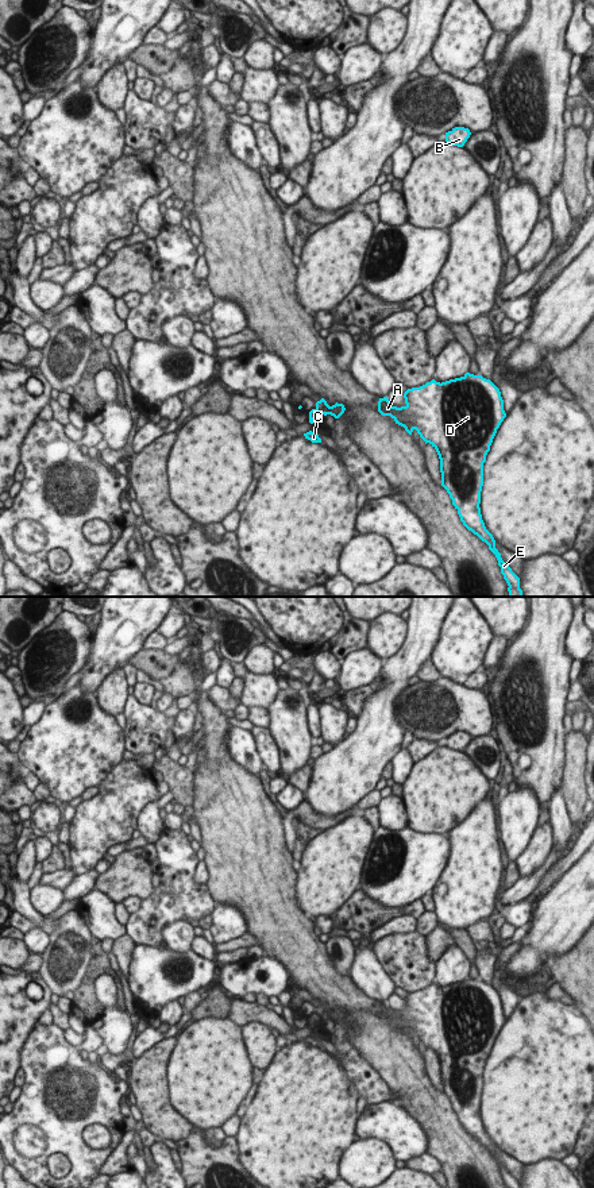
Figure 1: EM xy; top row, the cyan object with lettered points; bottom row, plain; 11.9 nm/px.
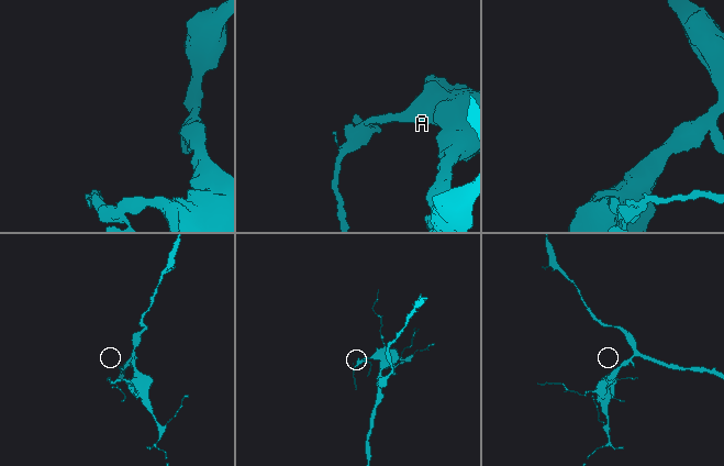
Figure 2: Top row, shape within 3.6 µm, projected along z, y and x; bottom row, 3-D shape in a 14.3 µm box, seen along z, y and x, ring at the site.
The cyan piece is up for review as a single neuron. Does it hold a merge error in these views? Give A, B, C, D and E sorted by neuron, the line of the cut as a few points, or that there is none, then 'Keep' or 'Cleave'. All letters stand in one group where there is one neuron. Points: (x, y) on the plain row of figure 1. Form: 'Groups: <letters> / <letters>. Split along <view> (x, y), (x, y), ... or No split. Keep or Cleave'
Groups: A B D E / C. Split along xy (315, 1014), (319, 1018). Cleave

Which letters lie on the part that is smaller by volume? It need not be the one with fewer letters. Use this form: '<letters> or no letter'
C

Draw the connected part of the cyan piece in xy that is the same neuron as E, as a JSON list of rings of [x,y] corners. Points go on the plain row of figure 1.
[[[466,977],[460,983],[446,987],[432,984],[420,992],[404,998],[405,1011],[392,1011],[387,1002],[379,1003],[378,1017],[390,1021],[396,1029],[412,1040],[416,1034],[420,1042],[429,1048],[440,1064],[441,1091],[450,1099],[463,1130],[489,1150],[495,1160],[506,1188],[520,1188],[520,1183],[501,1162],[493,1139],[486,1134],[481,1119],[481,1096],[483,1091],[483,1068],[493,1044],[506,1022],[500,994],[482,980]]]

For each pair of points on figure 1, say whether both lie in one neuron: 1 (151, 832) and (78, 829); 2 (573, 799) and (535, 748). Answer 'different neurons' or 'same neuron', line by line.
1: different neurons
2: different neurons

